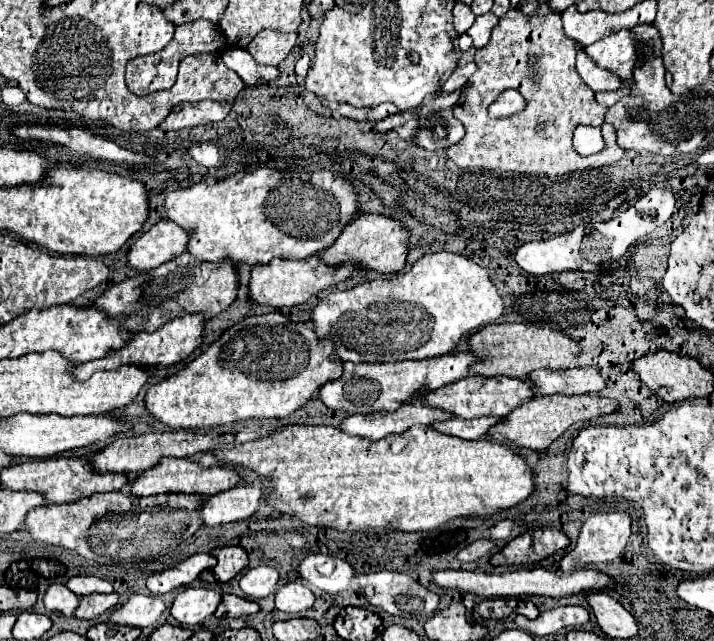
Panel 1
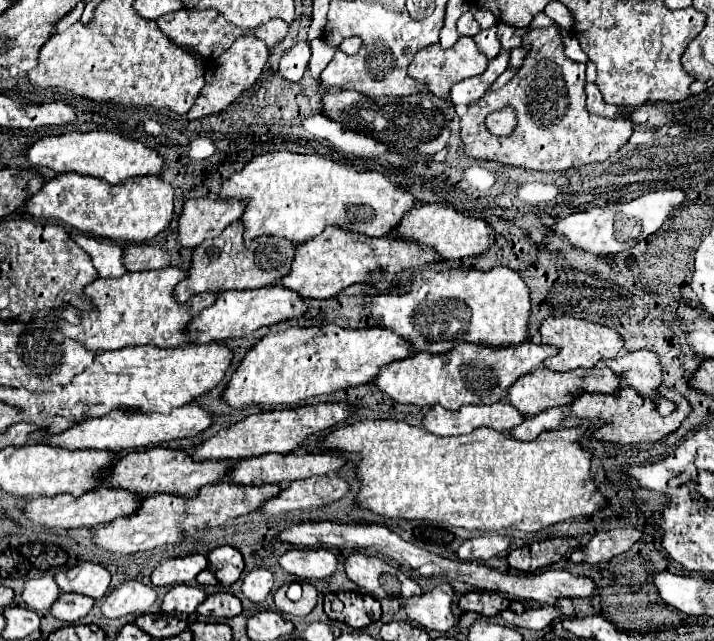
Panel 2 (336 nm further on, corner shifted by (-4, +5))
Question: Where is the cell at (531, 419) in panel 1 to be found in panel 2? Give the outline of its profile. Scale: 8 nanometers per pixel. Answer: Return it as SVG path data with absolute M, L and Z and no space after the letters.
M620 387L616 393L596 393L596 395L586 393L586 395L578 395L578 399L574 399L564 409L568 409L570 417L590 423L596 429L596 433L592 433L592 439L596 439L596 441L610 441L610 443L658 441L658 439L664 439L668 433L676 431L680 427L682 419L686 419L686 415L690 413L690 405L676 391L660 387L658 395L676 405L676 409L668 417L662 417L656 411L656 405L654 405L654 401L650 397L640 397L630 387Z

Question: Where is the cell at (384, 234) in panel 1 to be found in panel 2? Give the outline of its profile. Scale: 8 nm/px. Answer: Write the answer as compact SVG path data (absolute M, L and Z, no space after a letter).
M424 203L422 207L412 207L402 217L402 221L392 229L390 235L424 243L432 247L442 259L462 259L462 257L478 255L478 253L484 253L494 243L494 229L490 229L490 225L486 225L482 219L466 217L450 207L430 205L430 203Z

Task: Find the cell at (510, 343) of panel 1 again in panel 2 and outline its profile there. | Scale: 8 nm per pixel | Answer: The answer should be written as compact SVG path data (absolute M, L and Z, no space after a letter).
M568 315L544 319L540 323L540 341L544 345L554 345L558 349L558 355L554 359L544 361L544 367L548 367L552 371L572 371L578 367L590 369L602 359L614 359L624 345L622 337L614 329L584 321L584 319L574 319Z

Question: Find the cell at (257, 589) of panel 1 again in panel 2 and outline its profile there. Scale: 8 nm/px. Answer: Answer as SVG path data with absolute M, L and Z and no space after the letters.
M252 569L250 573L246 573L244 583L242 583L242 593L254 601L254 603L262 603L274 585L274 575L268 569Z

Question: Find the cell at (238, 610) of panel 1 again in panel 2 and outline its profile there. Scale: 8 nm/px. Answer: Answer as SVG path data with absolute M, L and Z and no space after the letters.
M214 593L208 595L206 601L196 609L200 615L214 615L214 617L236 617L242 611L242 603L232 593Z

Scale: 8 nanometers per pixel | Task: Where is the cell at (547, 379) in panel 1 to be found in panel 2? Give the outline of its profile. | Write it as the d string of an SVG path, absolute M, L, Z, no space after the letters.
M634 351L618 355L606 365L622 379L624 385L632 387L638 395L648 395L656 405L658 413L667 416L675 409L675 405L662 397L658 397L656 387L662 381L662 369L658 357L652 351Z

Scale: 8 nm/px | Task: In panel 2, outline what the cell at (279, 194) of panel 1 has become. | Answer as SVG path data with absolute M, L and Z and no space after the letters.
M276 151L254 157L244 169L236 171L222 183L218 199L238 199L246 203L246 211L240 219L244 225L244 243L250 243L260 235L278 235L292 243L304 243L320 235L326 225L338 225L368 237L382 237L398 225L410 207L414 207L412 195L408 195L396 183L388 181L378 171L354 171L322 155L298 155L290 151Z

